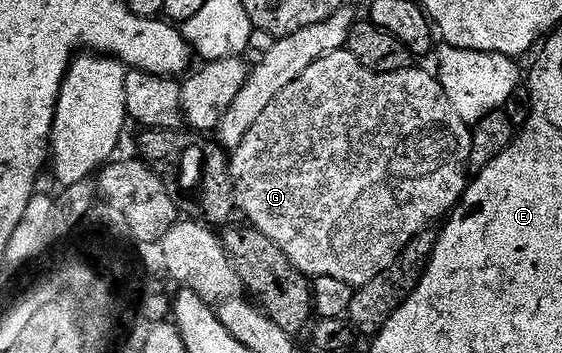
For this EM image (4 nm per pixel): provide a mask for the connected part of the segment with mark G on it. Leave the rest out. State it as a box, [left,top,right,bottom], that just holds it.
[231,49,467,288]

